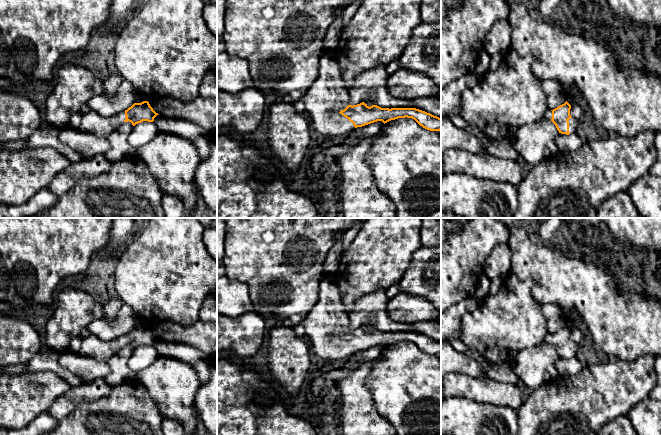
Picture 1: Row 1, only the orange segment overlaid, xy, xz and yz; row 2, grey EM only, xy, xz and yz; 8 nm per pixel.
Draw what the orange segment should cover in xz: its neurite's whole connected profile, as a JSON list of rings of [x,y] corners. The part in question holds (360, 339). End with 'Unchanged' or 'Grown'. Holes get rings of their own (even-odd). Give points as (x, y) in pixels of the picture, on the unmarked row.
[[[325,278],[320,283],[319,298],[311,312],[303,322],[306,339],[311,346],[313,355],[320,359],[341,360],[357,351],[362,351],[377,345],[384,348],[398,342],[412,342],[420,350],[430,355],[441,354],[441,342],[416,332],[381,332],[377,329],[368,330],[364,326],[357,329],[350,329],[349,317],[344,311],[340,299],[340,292],[335,283],[329,278]]]. Grown

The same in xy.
[[[148,325],[134,327],[127,334],[110,341],[99,339],[96,335],[89,334],[82,339],[80,353],[96,361],[107,362],[124,346],[131,346],[133,350],[143,345],[153,346],[159,339],[150,330]]]. Grown

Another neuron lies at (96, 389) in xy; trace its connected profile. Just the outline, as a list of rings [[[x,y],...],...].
[[[97,378],[71,387],[51,405],[47,412],[60,420],[67,417],[82,402],[96,401],[109,395],[110,392],[111,386],[103,378]]]

